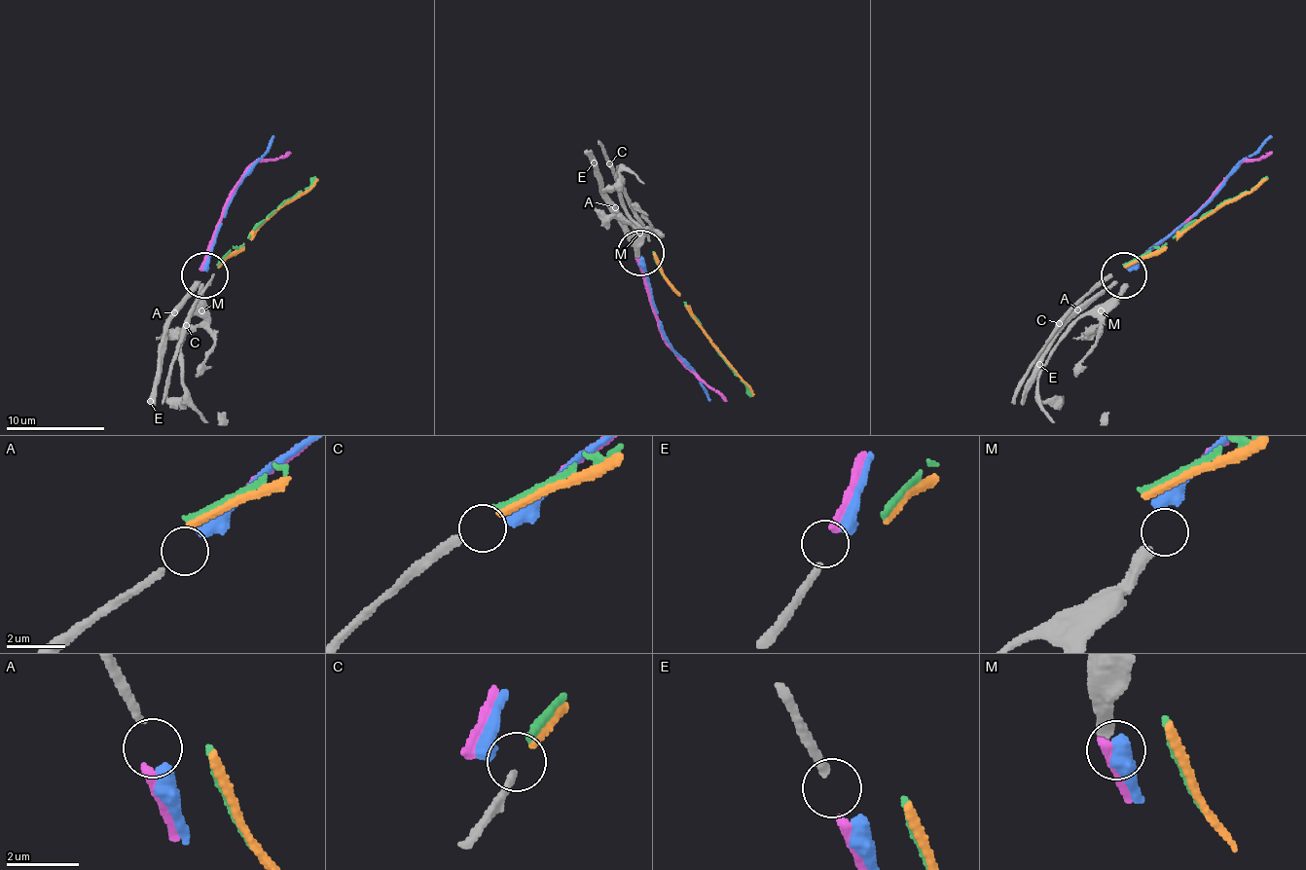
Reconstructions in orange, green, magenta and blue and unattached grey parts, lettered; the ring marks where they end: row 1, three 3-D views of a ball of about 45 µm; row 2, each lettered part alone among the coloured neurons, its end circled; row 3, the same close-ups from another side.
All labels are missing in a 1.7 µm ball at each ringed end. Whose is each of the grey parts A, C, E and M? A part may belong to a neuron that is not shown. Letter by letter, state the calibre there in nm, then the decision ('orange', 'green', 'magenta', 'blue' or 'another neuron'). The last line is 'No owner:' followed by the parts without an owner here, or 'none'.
A: 240 nm | blue
C: 240 nm | orange
E: 280 nm | magenta
M: 440 nm | another neuron
No owner: M

